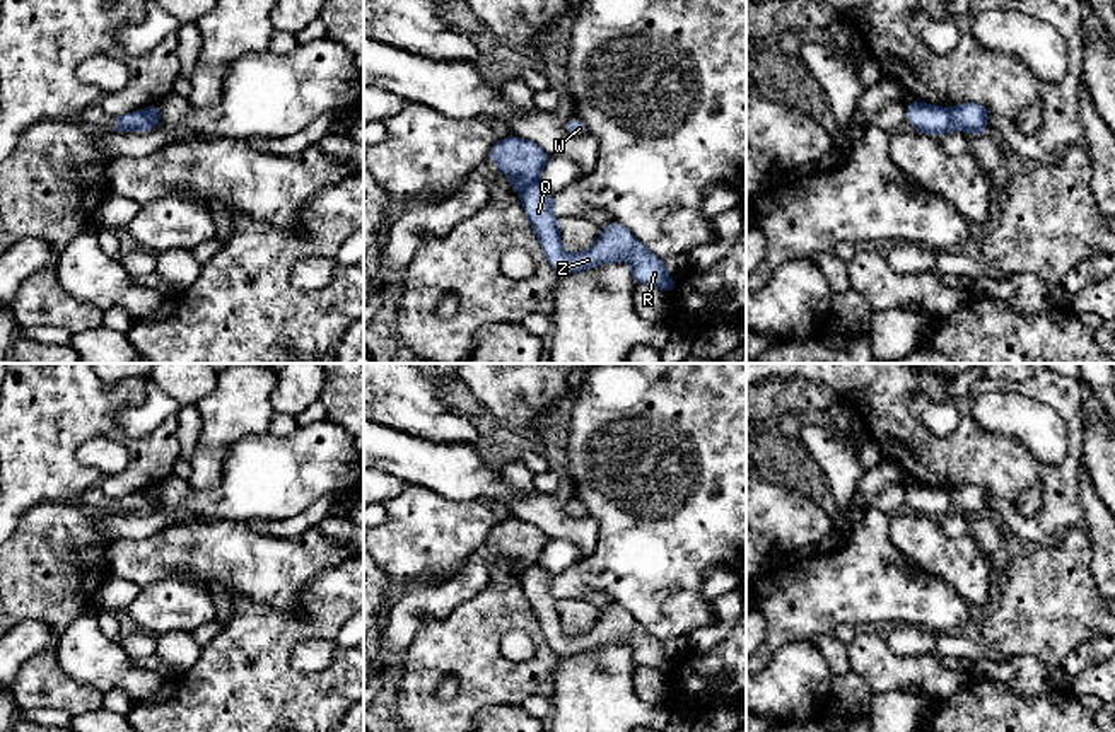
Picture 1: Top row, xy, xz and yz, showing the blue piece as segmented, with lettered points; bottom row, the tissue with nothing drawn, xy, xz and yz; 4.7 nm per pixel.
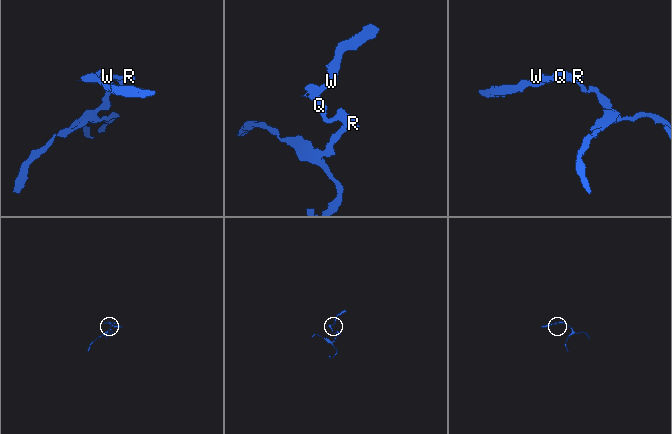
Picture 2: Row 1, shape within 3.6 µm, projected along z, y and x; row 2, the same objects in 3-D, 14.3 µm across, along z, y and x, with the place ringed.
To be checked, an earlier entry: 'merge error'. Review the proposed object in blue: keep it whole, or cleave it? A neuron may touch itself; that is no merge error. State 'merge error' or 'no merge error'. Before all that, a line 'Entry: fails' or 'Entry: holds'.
Entry: holds
merge error

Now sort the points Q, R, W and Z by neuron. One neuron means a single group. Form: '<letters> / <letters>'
Q R Z / W

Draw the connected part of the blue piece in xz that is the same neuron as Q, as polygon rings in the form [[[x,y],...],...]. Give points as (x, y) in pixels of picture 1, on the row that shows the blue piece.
[[[533,183],[521,191],[524,213],[541,244],[541,249],[557,273],[577,273],[601,263],[627,259],[632,268],[633,283],[659,287],[669,293],[676,292],[674,280],[666,273],[664,261],[651,254],[628,229],[613,220],[601,229],[596,244],[577,254],[567,254],[552,212],[553,195],[545,186]]]

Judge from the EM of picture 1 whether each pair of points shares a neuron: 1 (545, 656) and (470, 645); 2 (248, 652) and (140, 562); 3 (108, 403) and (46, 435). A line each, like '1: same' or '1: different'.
1: same
2: different
3: same

